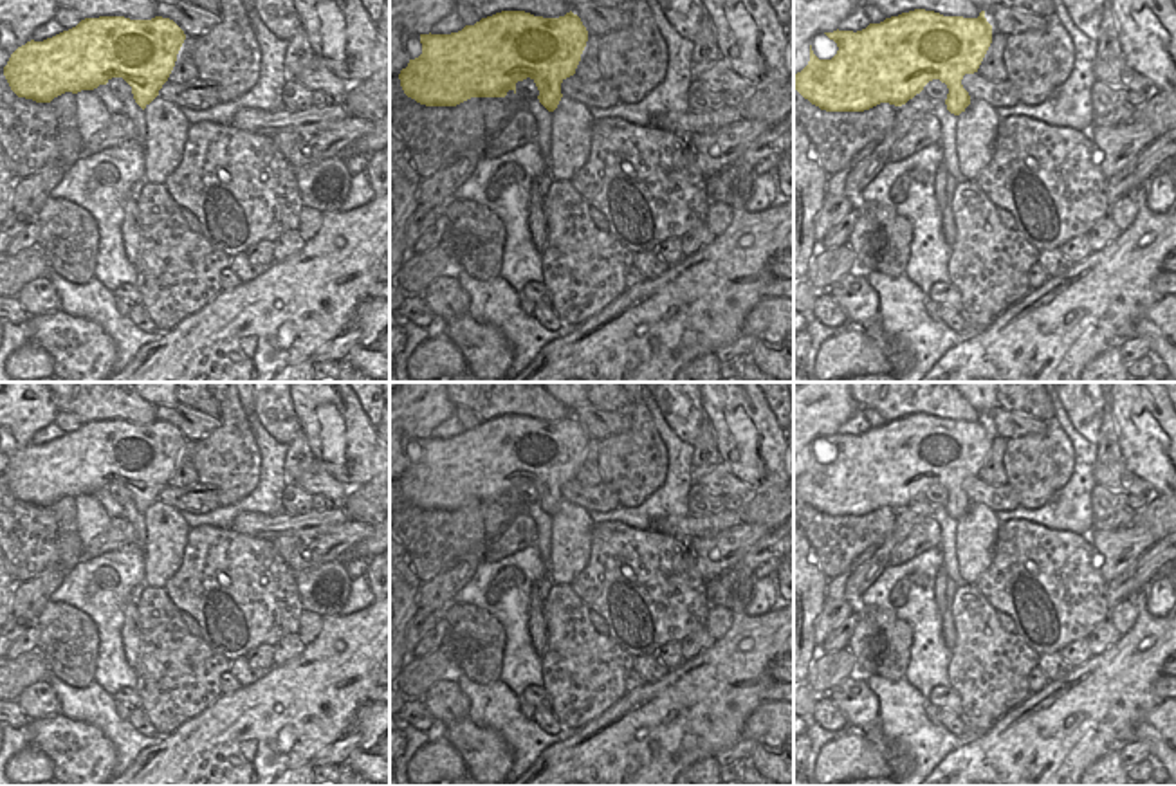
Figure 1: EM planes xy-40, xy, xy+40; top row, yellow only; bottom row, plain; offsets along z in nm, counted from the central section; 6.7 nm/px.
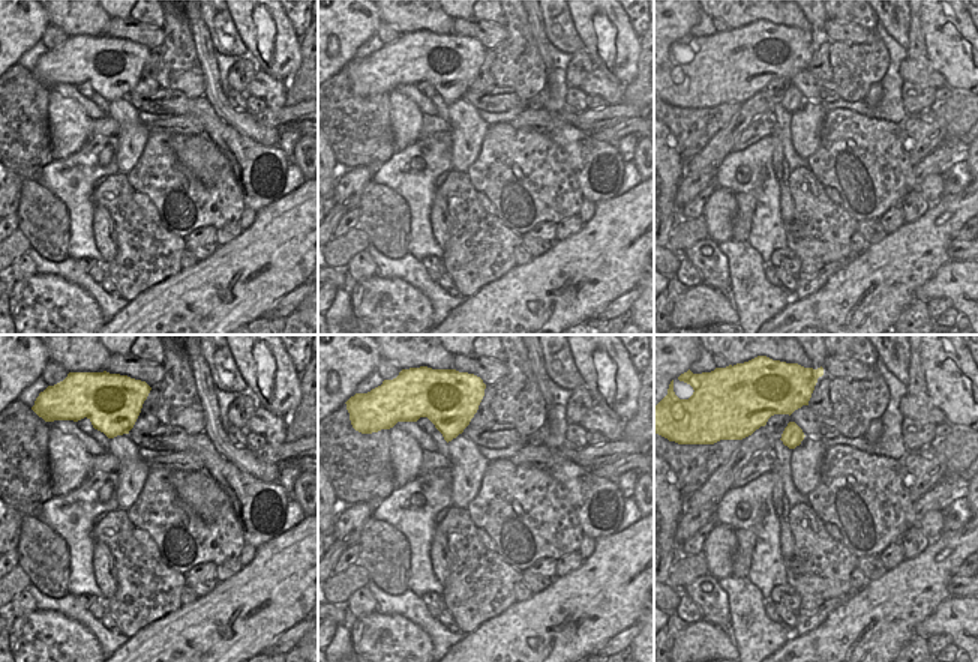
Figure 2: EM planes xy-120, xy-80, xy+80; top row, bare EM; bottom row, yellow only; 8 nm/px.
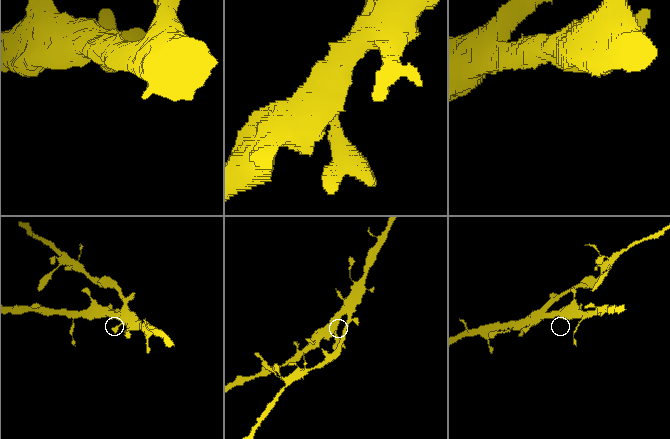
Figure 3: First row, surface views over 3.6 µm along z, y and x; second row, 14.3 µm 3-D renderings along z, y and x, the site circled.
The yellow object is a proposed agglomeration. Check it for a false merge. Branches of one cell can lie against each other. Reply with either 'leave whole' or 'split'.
leave whole

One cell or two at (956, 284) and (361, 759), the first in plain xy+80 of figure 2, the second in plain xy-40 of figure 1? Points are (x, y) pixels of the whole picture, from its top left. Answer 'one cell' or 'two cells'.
one cell

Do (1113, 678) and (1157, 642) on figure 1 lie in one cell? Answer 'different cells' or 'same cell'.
same cell

